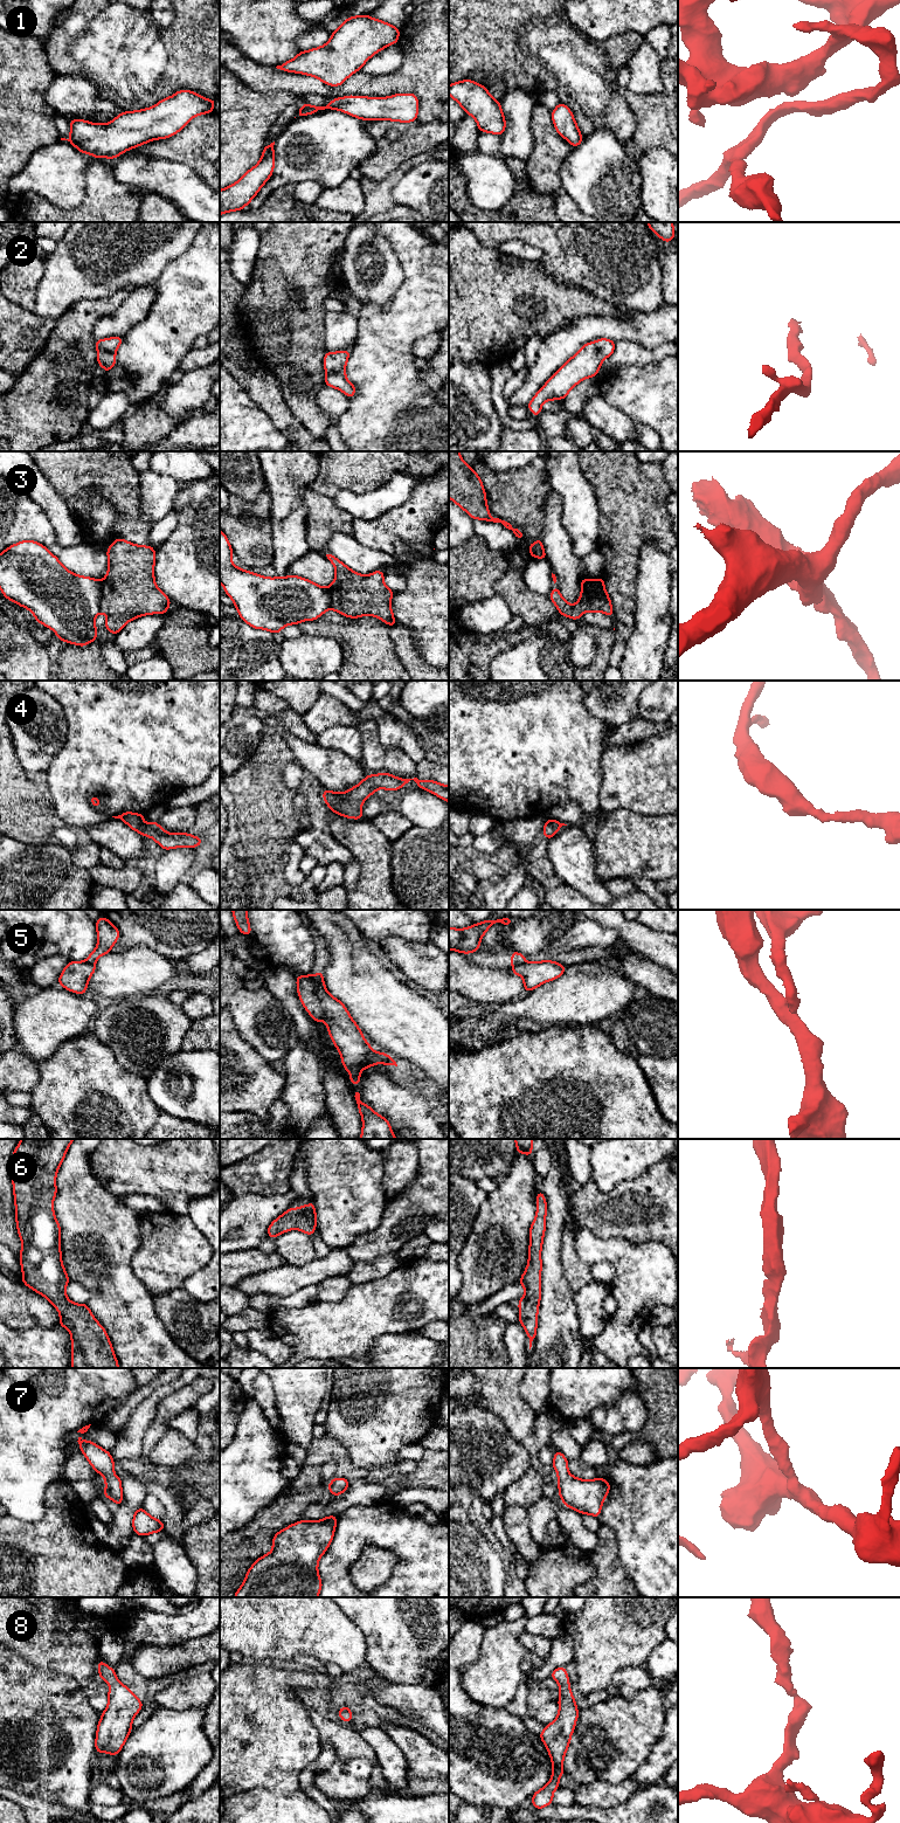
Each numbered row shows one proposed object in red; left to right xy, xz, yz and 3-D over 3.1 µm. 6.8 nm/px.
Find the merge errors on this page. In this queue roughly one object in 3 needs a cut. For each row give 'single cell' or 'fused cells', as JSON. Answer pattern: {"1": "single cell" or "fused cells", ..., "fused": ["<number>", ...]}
{"1": "single cell", "2": "single cell", "3": "fused cells", "4": "single cell", "5": "fused cells", "6": "single cell", "7": "single cell", "8": "single cell", "fused": ["3", "5"]}

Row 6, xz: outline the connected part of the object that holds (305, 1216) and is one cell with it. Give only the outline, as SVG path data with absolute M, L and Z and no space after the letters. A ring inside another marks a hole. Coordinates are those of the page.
M311 1201L306 1206L288 1209L284 1214L271 1222L268 1228L268 1236L274 1239L282 1232L286 1232L292 1229L297 1229L312 1236L316 1227L317 1214L314 1203Z

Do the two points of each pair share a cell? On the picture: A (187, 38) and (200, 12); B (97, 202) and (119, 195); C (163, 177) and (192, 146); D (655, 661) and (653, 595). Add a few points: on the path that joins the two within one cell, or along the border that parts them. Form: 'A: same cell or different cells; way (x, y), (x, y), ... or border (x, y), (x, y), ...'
A: same cell; way (193, 32), (200, 25), (200, 18)
B: same cell; way (103, 202), (113, 201)
C: different cells; border (151, 156), (184, 163), (201, 177)
D: same cell; way (652, 644), (653, 612)

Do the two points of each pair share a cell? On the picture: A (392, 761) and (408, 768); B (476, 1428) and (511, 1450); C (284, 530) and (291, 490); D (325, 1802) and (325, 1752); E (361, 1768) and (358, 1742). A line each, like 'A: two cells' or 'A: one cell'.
A: one cell
B: one cell
C: one cell
D: one cell
E: two cells

